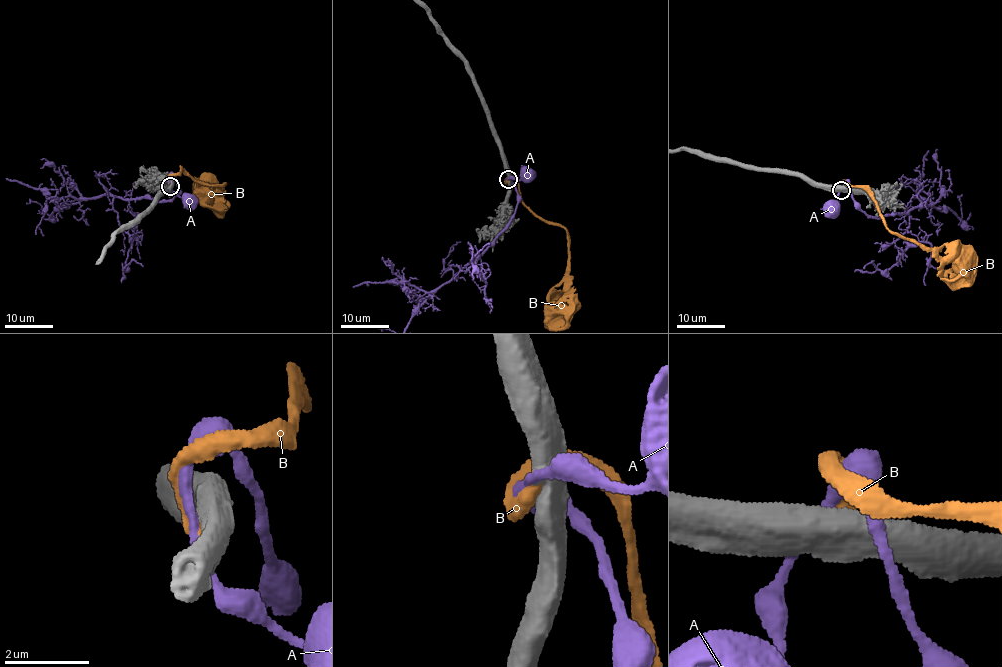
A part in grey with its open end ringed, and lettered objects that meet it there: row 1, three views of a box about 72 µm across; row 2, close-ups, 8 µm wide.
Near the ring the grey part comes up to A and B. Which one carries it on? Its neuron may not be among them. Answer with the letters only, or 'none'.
B

